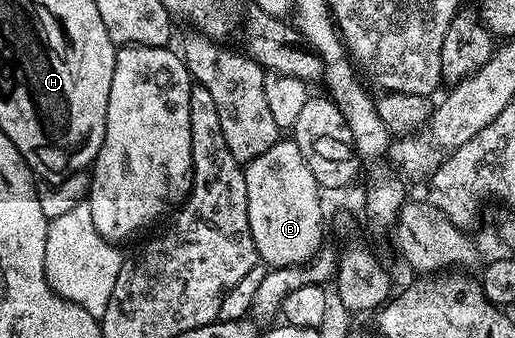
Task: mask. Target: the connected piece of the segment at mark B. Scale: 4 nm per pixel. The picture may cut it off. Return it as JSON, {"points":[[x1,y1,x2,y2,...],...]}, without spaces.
{"points":[[279,140,264,152,264,156,256,156,256,160,245,163,246,187,248,188,248,228,252,232,252,240,256,244,259,259,267,267,300,266,310,261,319,250,322,242,322,197,316,176,312,176,312,168,304,156,300,156,300,148,293,140]]}

